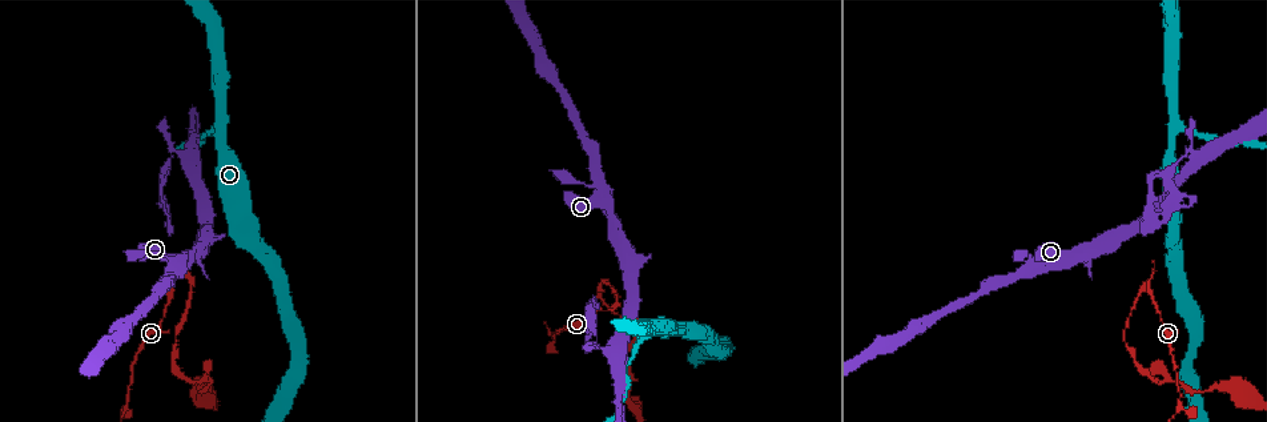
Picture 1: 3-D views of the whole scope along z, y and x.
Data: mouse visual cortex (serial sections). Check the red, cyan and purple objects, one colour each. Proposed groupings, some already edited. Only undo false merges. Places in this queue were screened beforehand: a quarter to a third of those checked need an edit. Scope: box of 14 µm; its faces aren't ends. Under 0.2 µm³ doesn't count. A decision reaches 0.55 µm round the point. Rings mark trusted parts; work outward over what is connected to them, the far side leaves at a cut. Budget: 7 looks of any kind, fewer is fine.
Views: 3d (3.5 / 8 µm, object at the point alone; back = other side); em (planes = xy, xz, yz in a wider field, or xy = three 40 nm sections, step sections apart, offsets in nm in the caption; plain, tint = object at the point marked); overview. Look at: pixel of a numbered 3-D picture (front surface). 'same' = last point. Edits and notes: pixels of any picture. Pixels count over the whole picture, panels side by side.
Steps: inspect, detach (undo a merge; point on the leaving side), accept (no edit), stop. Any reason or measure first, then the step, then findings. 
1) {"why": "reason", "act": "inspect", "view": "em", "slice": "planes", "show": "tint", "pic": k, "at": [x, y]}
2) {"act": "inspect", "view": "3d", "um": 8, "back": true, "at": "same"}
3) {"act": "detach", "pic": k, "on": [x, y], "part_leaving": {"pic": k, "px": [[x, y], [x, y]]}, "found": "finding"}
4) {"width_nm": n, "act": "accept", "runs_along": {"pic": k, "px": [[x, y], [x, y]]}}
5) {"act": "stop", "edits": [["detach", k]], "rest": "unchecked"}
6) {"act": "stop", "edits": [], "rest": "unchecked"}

{"act": "inspect", "view": "3d", "um": 3.5, "pic": 1, "at": [223, 128]}

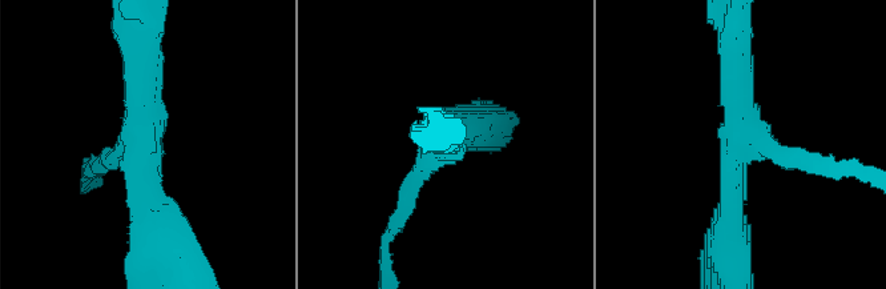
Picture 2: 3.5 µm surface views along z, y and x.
{"act": "inspect", "view": "em", "slice": "xy", "step": 2, "show": "tint", "pic": 2, "at": [745, 140]}

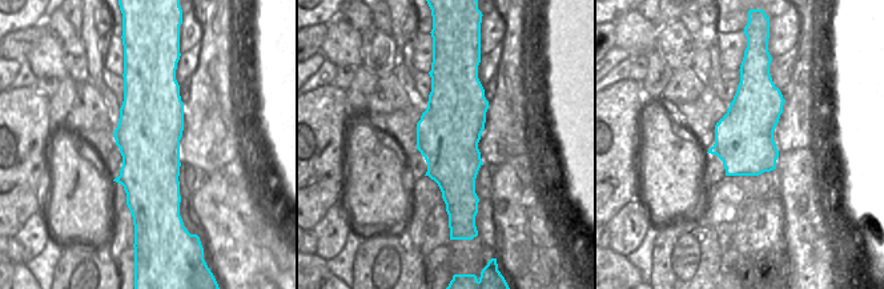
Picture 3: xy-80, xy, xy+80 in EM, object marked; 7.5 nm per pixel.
{"act": "accept", "found": "continuous, no second cell"}

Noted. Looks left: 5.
{"why": "arms run side by side", "act": "inspect", "view": "3d", "um": 3.5, "pic": 1, "at": [620, 399]}

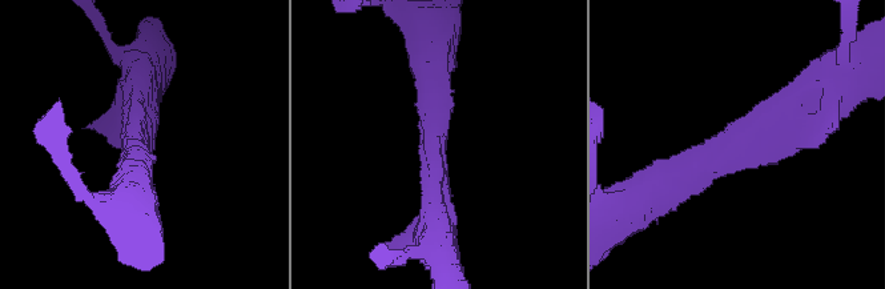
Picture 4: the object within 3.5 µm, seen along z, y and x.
{"arms": 3, "arm_widths_nm": [300, 300, 400], "act": "inspect", "view": "em", "slice": "xy", "step": 3, "show": "tint", "pic": 4, "at": [433, 140]}

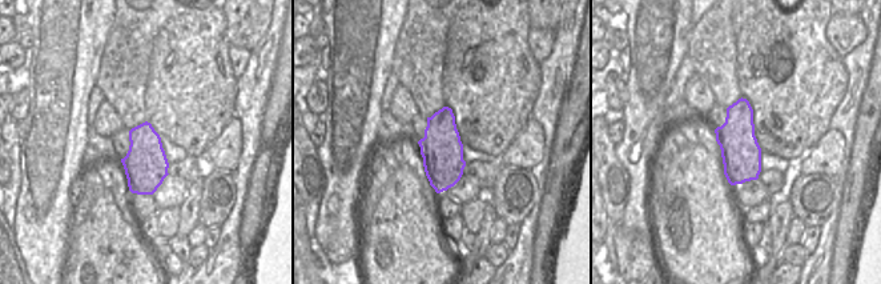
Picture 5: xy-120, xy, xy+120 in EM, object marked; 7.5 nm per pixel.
{"act": "inspect", "view": "em", "slice": "xy", "step": 5, "show": "tint", "at": "same"}

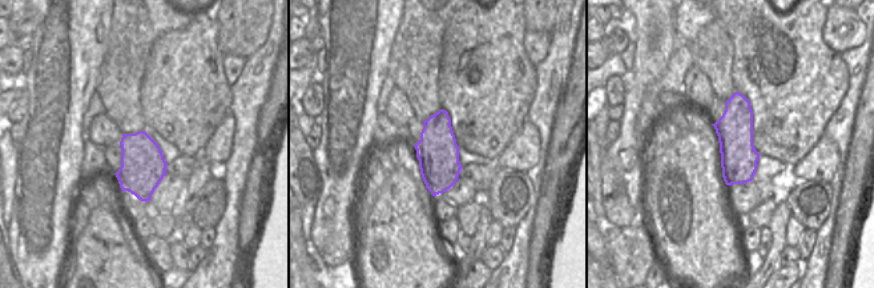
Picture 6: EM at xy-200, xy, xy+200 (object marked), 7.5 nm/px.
{"act": "accept", "runs_along": {"pic": 4, "px": [[658, 188], [767, 127], [804, 87]]}, "found": "all the same cell"}

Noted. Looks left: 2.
{"why": "abrupt turn", "act": "inspect", "view": "3d", "um": 8, "pic": 1, "at": [1153, 271]}

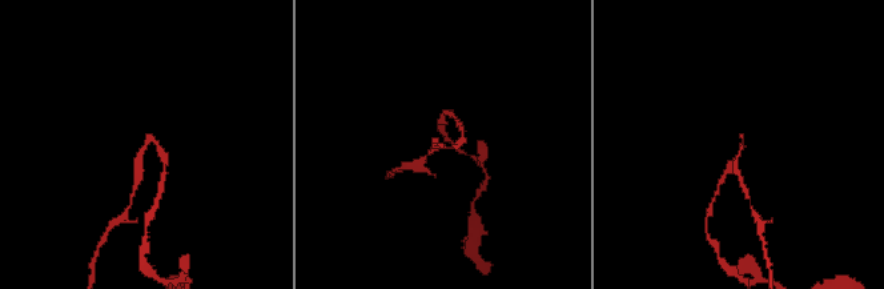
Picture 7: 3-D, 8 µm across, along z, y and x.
{"act": "inspect", "view": "em", "slice": "xy", "step": 5, "show": "tint", "pic": 7, "at": [740, 148]}

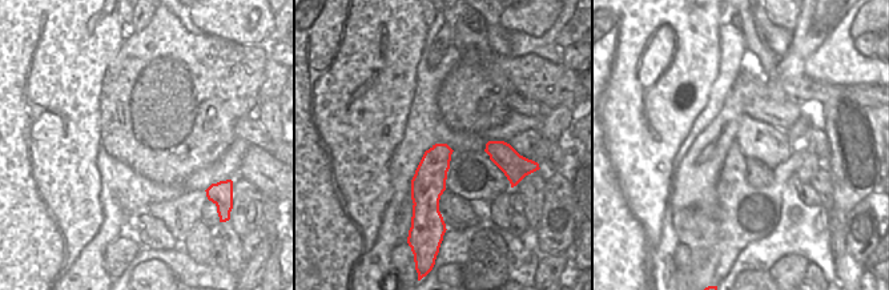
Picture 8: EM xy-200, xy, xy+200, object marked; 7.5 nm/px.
{"act": "detach", "pic": 7, "on": [165, 159], "part_leaving": {"pic": 7, "px": [[153, 143], [164, 160], [161, 189]]}, "found": "two cells meet here"}

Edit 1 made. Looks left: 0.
{"act": "stop", "edits": [["detach", 7]], "rest": "unchecked"}

